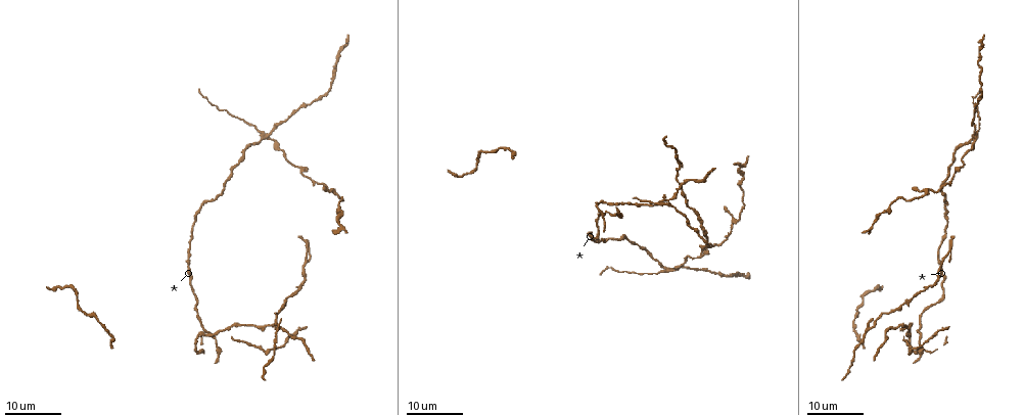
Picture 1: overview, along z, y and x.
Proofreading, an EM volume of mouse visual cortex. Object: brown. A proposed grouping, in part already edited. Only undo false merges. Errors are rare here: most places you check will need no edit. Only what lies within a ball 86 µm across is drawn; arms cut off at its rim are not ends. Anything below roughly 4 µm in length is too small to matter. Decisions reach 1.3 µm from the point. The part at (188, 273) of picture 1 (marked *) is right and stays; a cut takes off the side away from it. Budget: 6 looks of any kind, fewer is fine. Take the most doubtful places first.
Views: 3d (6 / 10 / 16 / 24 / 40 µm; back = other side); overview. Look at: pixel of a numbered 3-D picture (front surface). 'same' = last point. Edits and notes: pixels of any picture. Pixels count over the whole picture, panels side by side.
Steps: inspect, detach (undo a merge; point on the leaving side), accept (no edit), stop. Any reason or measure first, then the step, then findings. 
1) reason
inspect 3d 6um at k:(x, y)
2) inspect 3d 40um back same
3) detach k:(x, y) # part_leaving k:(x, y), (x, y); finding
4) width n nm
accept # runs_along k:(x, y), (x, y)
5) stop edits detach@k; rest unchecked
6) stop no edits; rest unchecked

two arms in line, one across
inspect 3d 24um at 1:(918, 330)

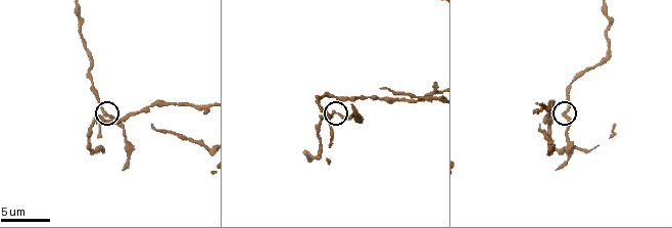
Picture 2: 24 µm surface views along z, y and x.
inspect 3d 6um at 2:(335, 113)

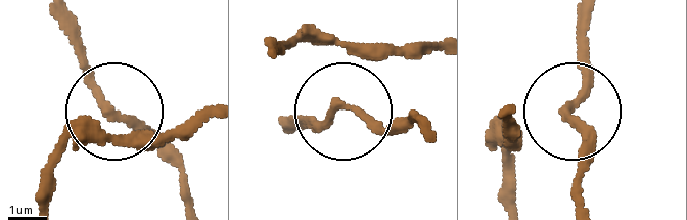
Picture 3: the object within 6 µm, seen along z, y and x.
width 150 nm
accept # all the same cell

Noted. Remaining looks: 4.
three arms meet
inspect 3d 24um at 1:(975, 135)

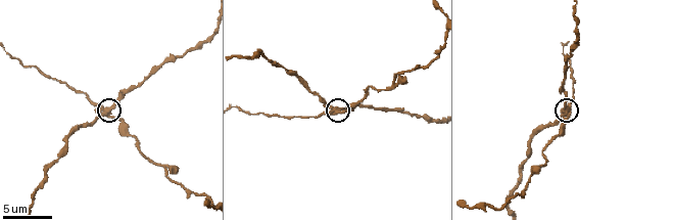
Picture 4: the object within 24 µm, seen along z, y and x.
inspect 3d 10um at 4:(111, 109)

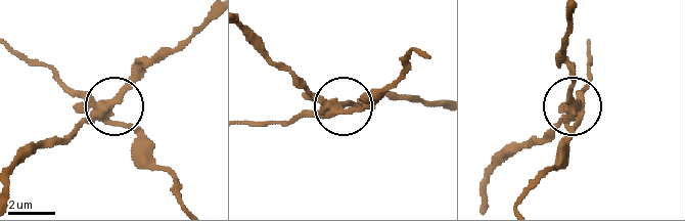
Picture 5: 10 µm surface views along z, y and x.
width 340 nm
detach 5:(73, 94) # part_leaving 5:(328, 115), (379, 97), (397, 80), (405, 60), (420, 52); two cells meet here

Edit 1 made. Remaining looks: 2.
three arms meet
inspect 3d 10um at 2:(543, 106)

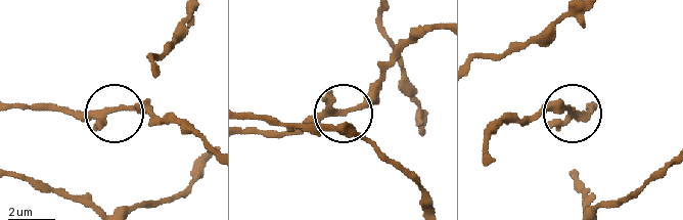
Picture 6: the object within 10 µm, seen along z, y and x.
inspect 3d 10um back at 6:(113, 109)

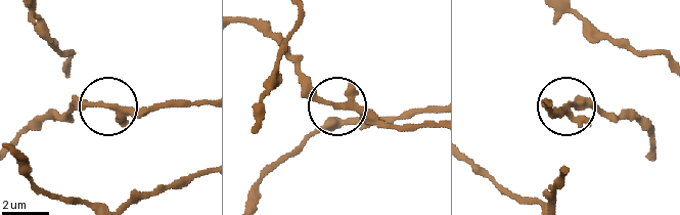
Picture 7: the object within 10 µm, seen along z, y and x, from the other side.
arms 3
accept # runs_along 7:(206, 101), (66, 112); continuous, no second cell

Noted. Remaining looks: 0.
stop edits detach@5; rest unchecked

